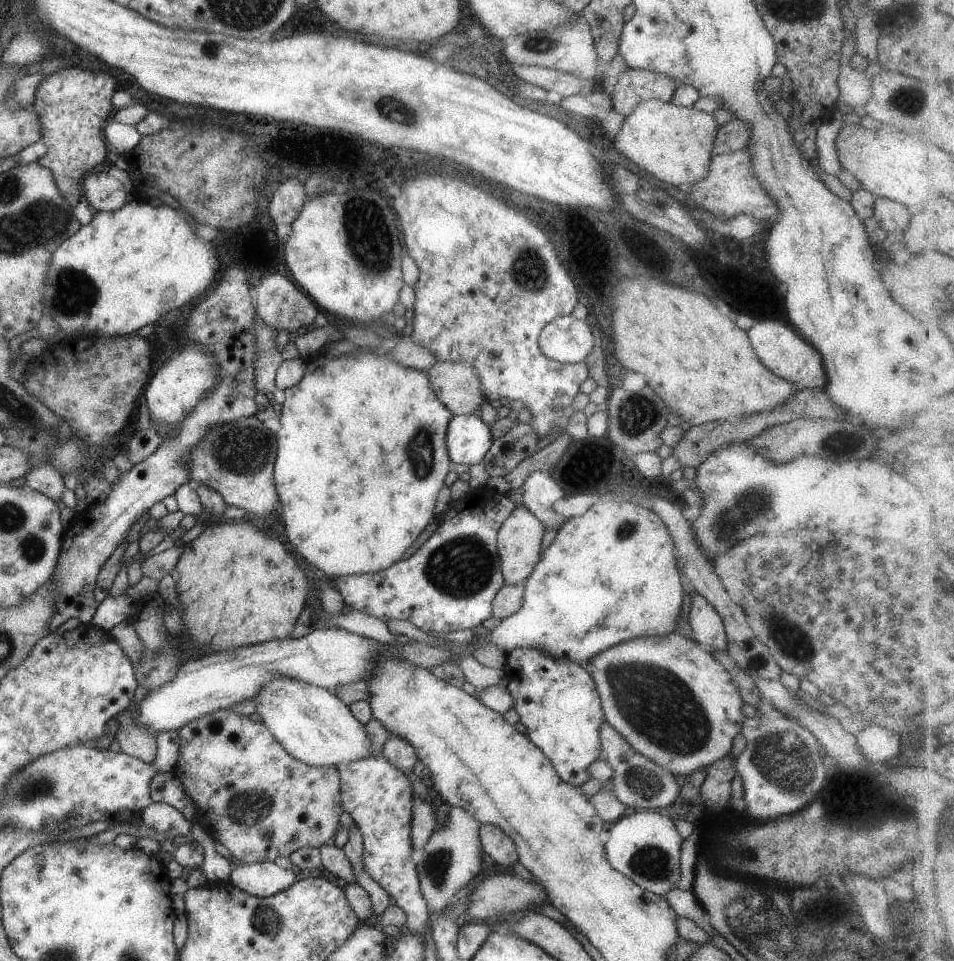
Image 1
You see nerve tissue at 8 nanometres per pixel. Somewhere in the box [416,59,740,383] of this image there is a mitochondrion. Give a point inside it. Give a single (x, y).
(526, 271)

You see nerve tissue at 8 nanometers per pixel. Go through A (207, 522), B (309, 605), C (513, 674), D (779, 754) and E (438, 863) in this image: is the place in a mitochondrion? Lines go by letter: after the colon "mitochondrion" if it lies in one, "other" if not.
A: other
B: other
C: other
D: mitochondrion
E: mitochondrion

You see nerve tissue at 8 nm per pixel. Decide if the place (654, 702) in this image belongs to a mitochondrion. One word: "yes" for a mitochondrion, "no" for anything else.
yes

